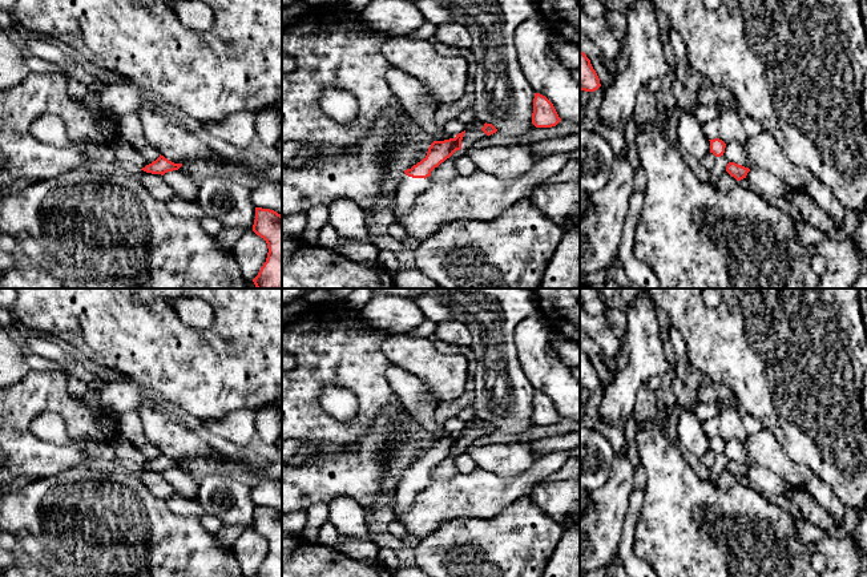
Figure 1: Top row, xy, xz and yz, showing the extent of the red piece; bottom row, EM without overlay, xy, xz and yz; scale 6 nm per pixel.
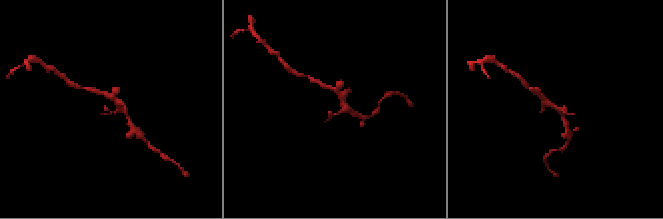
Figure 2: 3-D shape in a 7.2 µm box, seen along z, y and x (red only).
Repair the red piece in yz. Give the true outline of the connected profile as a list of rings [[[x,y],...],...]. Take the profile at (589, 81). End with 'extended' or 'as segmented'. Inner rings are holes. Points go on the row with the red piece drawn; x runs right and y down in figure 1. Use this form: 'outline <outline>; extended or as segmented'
outline [[[580,51],[580,90],[594,92],[601,86],[590,60]]]; as segmented

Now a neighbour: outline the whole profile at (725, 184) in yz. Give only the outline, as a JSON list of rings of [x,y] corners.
[[[725,172],[719,178],[718,178],[718,189],[722,191],[722,193],[729,193],[733,186],[737,183],[738,181],[731,177],[727,172]]]

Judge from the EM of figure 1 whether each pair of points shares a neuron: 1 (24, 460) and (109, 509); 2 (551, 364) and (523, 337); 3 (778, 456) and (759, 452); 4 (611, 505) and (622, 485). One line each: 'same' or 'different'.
1: different
2: same
3: same
4: same

